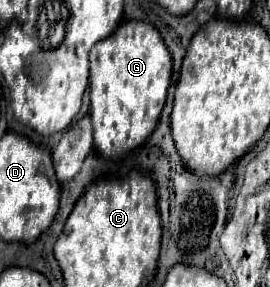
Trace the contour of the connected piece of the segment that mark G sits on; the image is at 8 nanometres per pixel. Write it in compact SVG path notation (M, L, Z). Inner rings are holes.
M142 20L122 22L118 30L98 42L90 52L90 118L94 128L94 148L106 158L118 158L140 146L156 128L166 102L172 76L172 56L162 42L162 34Z

